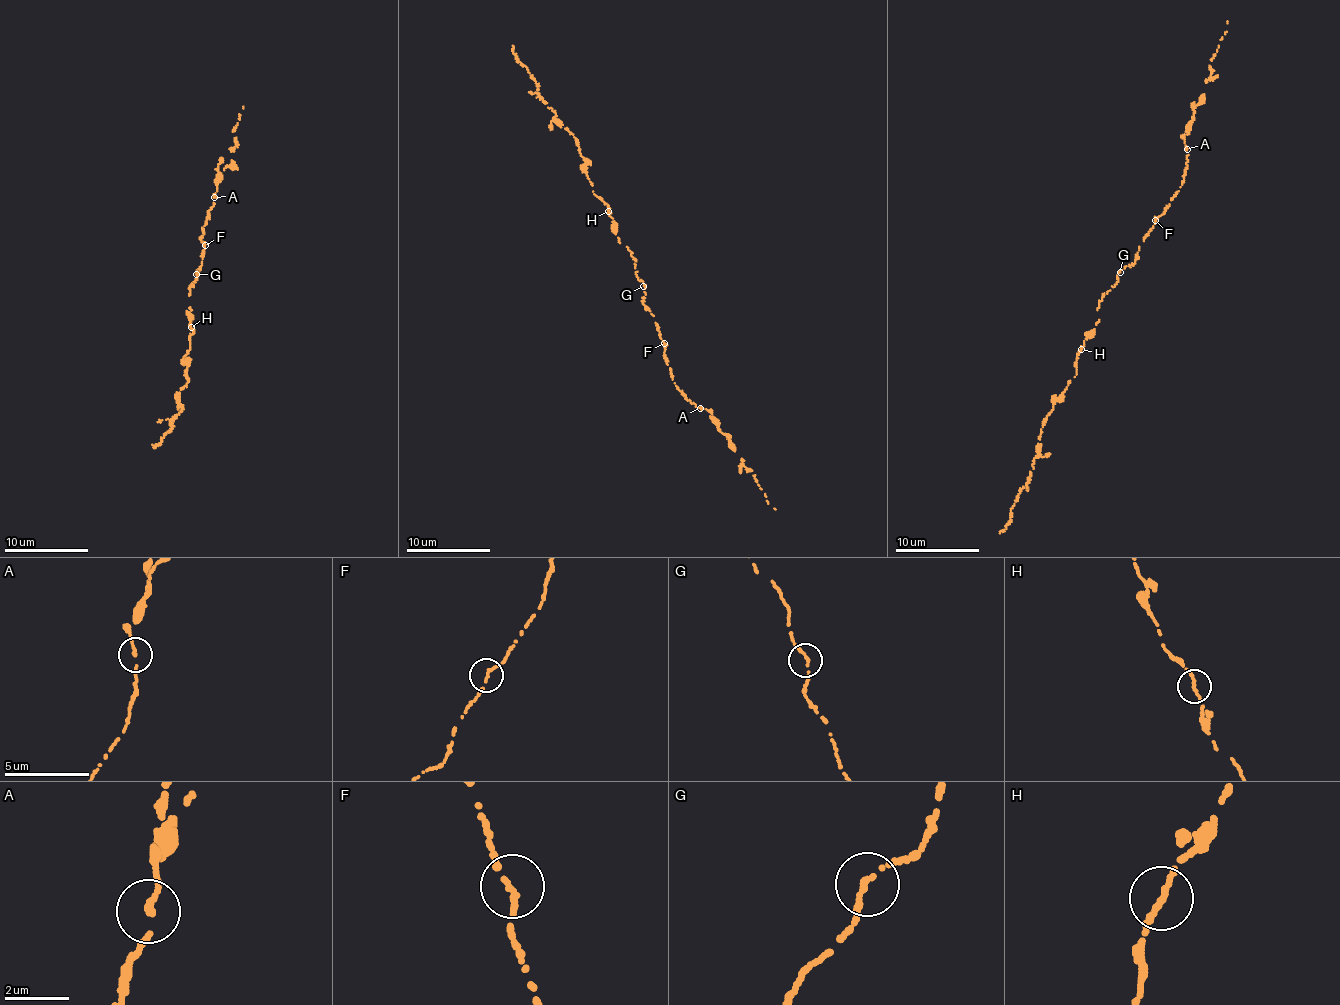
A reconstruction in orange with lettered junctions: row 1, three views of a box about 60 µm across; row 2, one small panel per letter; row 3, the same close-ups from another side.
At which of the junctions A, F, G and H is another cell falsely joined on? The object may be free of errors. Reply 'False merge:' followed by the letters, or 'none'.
False merge: A

